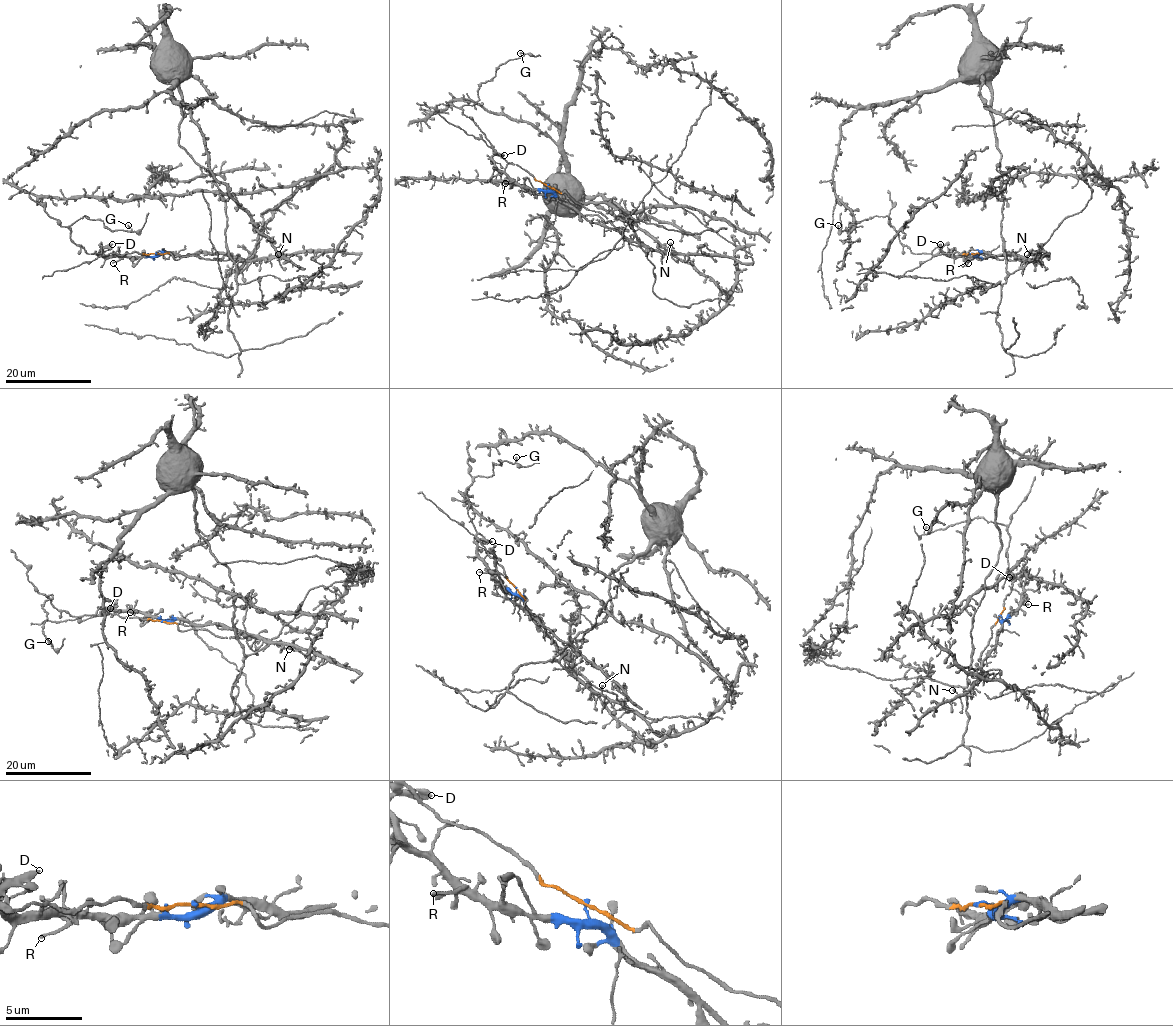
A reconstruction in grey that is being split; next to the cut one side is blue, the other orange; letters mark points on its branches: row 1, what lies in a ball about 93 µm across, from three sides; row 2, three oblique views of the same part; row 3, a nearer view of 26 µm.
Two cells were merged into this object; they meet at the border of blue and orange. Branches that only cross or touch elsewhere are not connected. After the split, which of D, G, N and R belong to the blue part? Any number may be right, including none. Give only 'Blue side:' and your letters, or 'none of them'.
Blue side: D, N, R

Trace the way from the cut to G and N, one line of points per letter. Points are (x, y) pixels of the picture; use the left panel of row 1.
G: (156, 253), (88, 253), (73, 241), (69, 226), (84, 216), (101, 220), (111, 230), (131, 232), (128, 225)
N: (156, 253), (225, 253), (242, 260), (260, 260), (279, 254)

